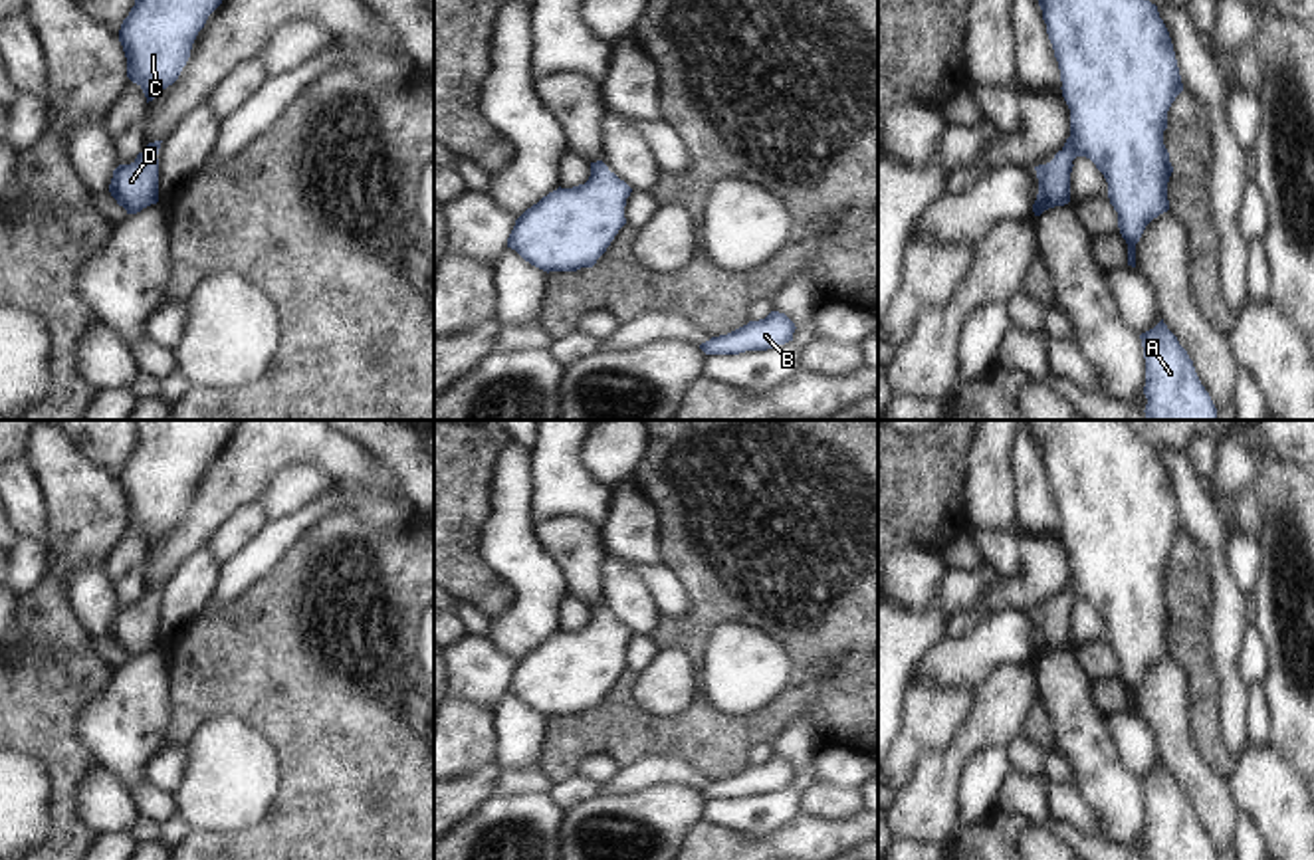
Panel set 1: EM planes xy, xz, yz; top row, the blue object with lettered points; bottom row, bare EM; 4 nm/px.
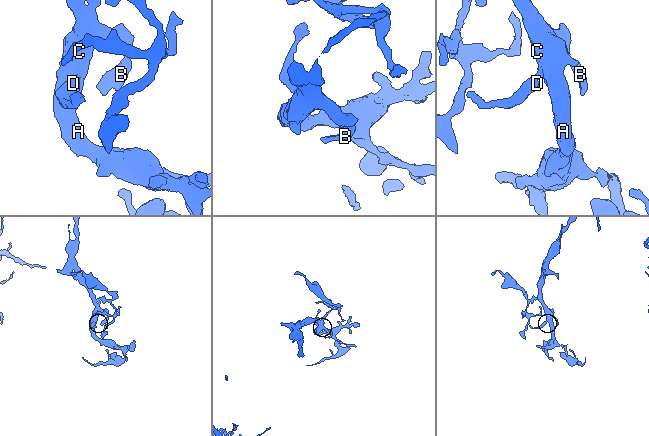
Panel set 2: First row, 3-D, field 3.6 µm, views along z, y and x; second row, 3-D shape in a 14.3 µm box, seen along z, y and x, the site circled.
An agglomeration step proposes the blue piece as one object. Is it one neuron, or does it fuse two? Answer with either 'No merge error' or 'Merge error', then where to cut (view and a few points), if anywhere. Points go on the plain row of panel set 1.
No merge error. No split.

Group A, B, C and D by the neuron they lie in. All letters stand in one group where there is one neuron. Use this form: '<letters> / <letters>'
A B C D

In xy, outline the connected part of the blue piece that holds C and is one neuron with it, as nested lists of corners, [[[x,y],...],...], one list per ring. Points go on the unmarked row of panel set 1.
[[[133,420],[137,430],[135,450],[123,464],[119,485],[127,501],[127,521],[137,527],[147,547],[172,529],[190,501],[192,487],[208,460],[222,448],[234,420]]]

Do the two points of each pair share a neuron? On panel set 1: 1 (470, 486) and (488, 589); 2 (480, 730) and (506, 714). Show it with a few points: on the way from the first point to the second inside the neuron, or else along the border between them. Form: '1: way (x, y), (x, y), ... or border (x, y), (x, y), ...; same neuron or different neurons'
1: way (464, 512), (464, 563); same neuron
2: border (490, 712), (496, 759); different neurons

